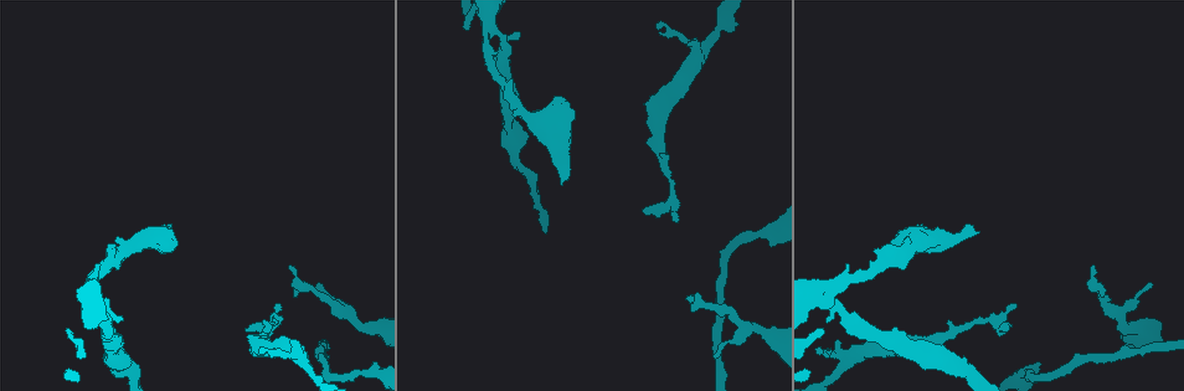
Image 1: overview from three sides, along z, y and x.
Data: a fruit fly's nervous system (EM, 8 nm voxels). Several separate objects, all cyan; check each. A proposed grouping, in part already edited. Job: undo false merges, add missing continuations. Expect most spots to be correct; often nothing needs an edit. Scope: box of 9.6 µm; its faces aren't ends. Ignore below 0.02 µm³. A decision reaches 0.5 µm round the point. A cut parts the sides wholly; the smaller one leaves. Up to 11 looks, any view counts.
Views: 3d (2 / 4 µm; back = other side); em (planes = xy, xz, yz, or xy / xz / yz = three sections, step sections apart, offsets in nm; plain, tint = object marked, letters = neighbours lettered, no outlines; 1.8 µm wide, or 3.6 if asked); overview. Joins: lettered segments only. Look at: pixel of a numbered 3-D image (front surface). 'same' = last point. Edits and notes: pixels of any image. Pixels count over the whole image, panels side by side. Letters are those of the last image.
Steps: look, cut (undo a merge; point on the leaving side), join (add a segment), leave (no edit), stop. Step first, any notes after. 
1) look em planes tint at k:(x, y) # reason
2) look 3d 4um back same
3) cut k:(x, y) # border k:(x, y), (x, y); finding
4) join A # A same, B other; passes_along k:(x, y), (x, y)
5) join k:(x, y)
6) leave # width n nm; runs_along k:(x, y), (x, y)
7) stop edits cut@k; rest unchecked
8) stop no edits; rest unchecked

look 3d 4um at 1:(838, 341)

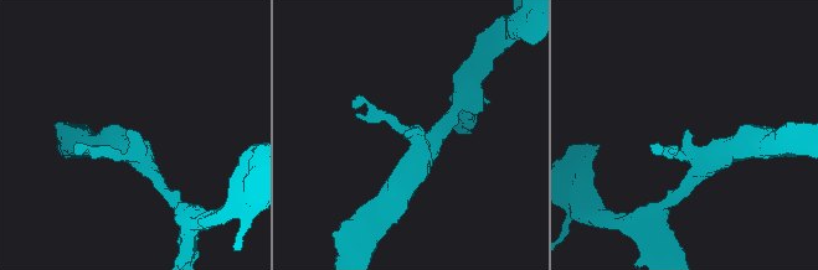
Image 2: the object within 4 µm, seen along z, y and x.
look em yz step 16 letters at 2:(407, 133) # now the EM

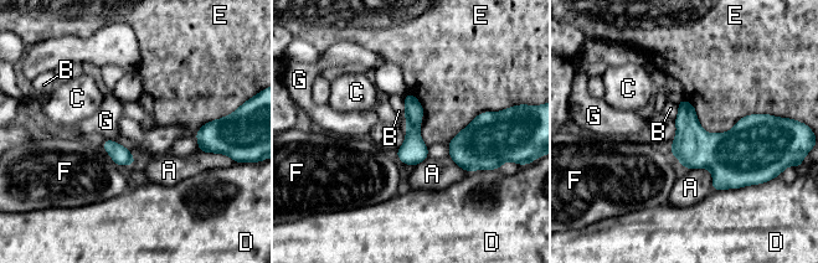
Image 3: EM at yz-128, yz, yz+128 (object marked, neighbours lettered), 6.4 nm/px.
leave # A other, B other, C other, D other, E other, F other, G other; border 3:(683, 98), (710, 133), (772, 114); no lettered segment goes on from it

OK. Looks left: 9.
look 3d 2um at 1:(1009, 329) # thin end

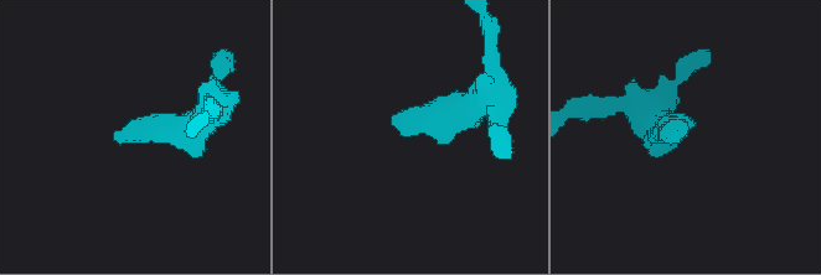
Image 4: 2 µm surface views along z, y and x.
look em planes letters at 4:(117, 140)

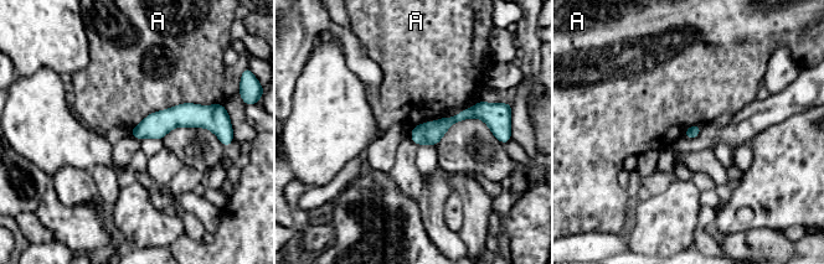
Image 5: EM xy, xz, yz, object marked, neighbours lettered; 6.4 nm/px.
leave # A other; runs_along 5:(209, 122), (170, 118), (134, 132); no lettered segment goes on from it

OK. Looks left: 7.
look em xz step 4 tint at 1:(291, 268) # thin end

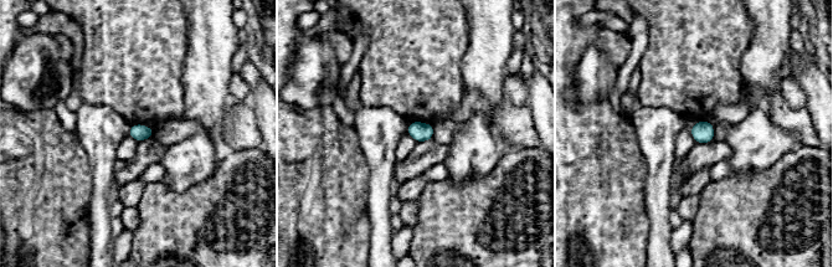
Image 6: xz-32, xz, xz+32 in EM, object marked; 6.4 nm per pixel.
look em planes letters same

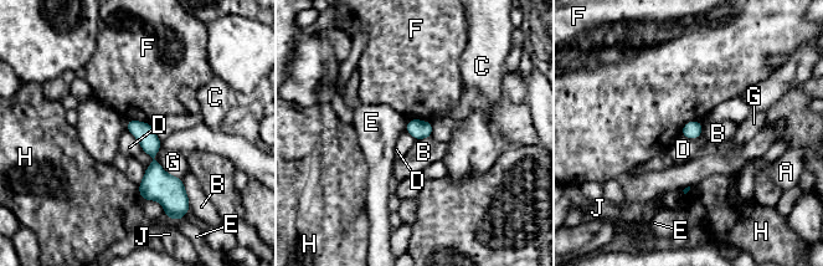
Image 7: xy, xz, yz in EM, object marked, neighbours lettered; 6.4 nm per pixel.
leave # A other, B other, C other, D other, E other, F other, G other, H other, J other; border 7:(701, 131), (697, 138), (682, 133); none of them fits

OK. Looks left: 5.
look em 3.6um planes letters at 1:(376, 328) # sudden change in width

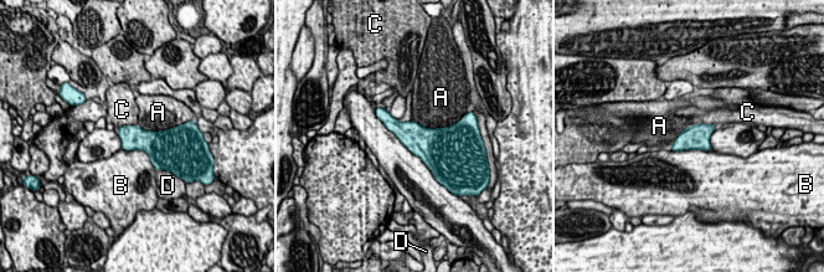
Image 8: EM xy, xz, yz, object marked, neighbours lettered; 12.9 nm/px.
leave # width 320 nm; A other, B other, C other, D other; border 8:(412, 119), (431, 128), (454, 123); one neuron here

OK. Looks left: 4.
stop no edits; rest unchecked

